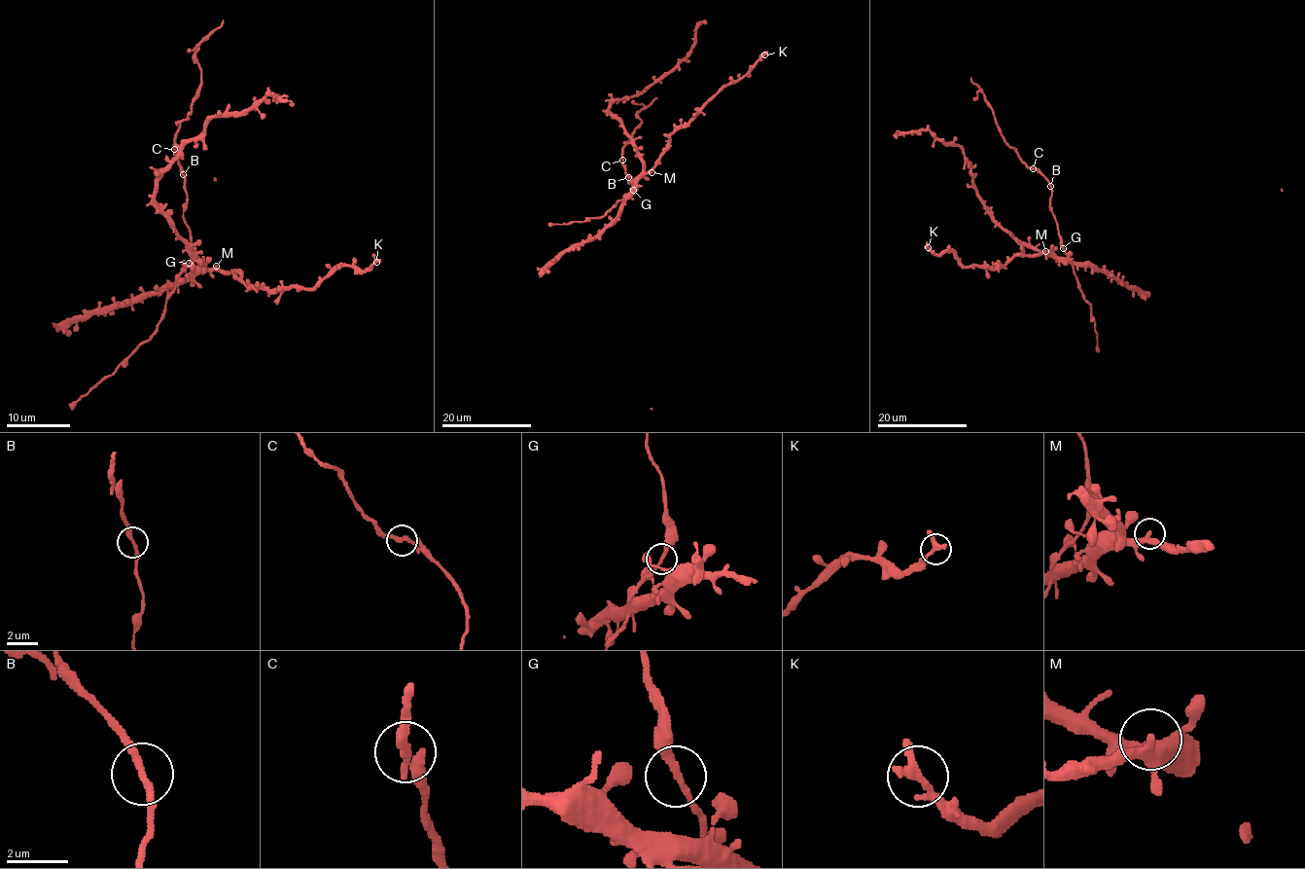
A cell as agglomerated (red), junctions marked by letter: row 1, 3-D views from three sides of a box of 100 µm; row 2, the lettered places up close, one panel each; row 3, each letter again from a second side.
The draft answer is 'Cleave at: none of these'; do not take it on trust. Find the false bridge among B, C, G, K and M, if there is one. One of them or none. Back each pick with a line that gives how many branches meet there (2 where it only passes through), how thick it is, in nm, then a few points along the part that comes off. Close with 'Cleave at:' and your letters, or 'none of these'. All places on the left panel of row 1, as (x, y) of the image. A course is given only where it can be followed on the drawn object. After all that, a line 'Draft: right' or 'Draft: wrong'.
Cleave at: none of these
Draft: right

